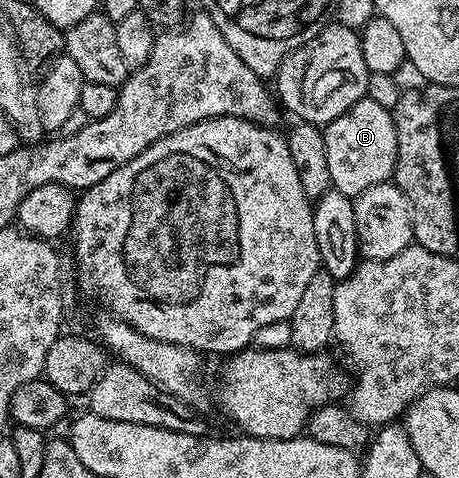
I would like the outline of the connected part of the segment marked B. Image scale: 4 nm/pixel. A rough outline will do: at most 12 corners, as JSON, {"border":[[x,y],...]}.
{"border":[[366,96],[324,132],[332,189],[392,179],[393,115]]}

